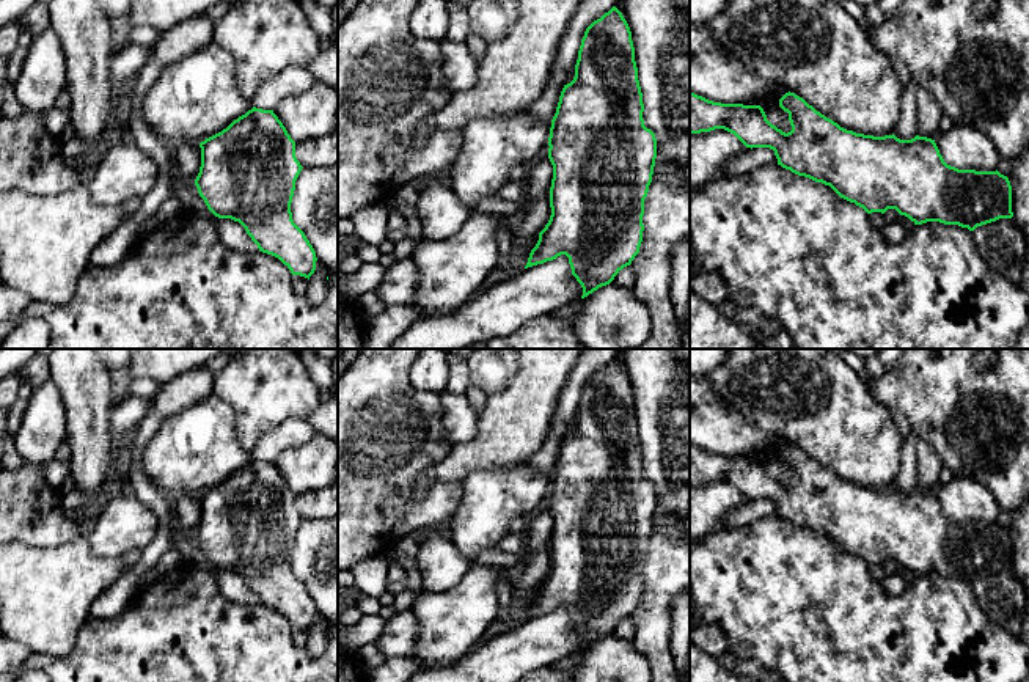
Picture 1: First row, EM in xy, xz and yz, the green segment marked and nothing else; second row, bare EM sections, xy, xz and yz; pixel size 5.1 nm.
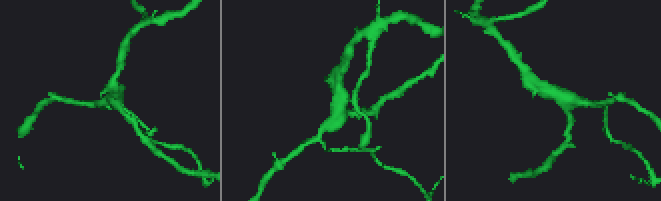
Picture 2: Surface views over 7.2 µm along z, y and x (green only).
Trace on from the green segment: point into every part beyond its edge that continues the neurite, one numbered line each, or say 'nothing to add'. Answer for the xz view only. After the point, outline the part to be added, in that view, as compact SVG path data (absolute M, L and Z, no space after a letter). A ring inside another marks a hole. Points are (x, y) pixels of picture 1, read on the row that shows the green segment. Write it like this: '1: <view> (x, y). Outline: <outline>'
nothing to add

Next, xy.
nothing to add

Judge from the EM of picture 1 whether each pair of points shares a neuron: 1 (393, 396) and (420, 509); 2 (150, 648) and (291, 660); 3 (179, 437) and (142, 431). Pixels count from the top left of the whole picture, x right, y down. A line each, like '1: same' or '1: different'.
1: same
2: same
3: different

